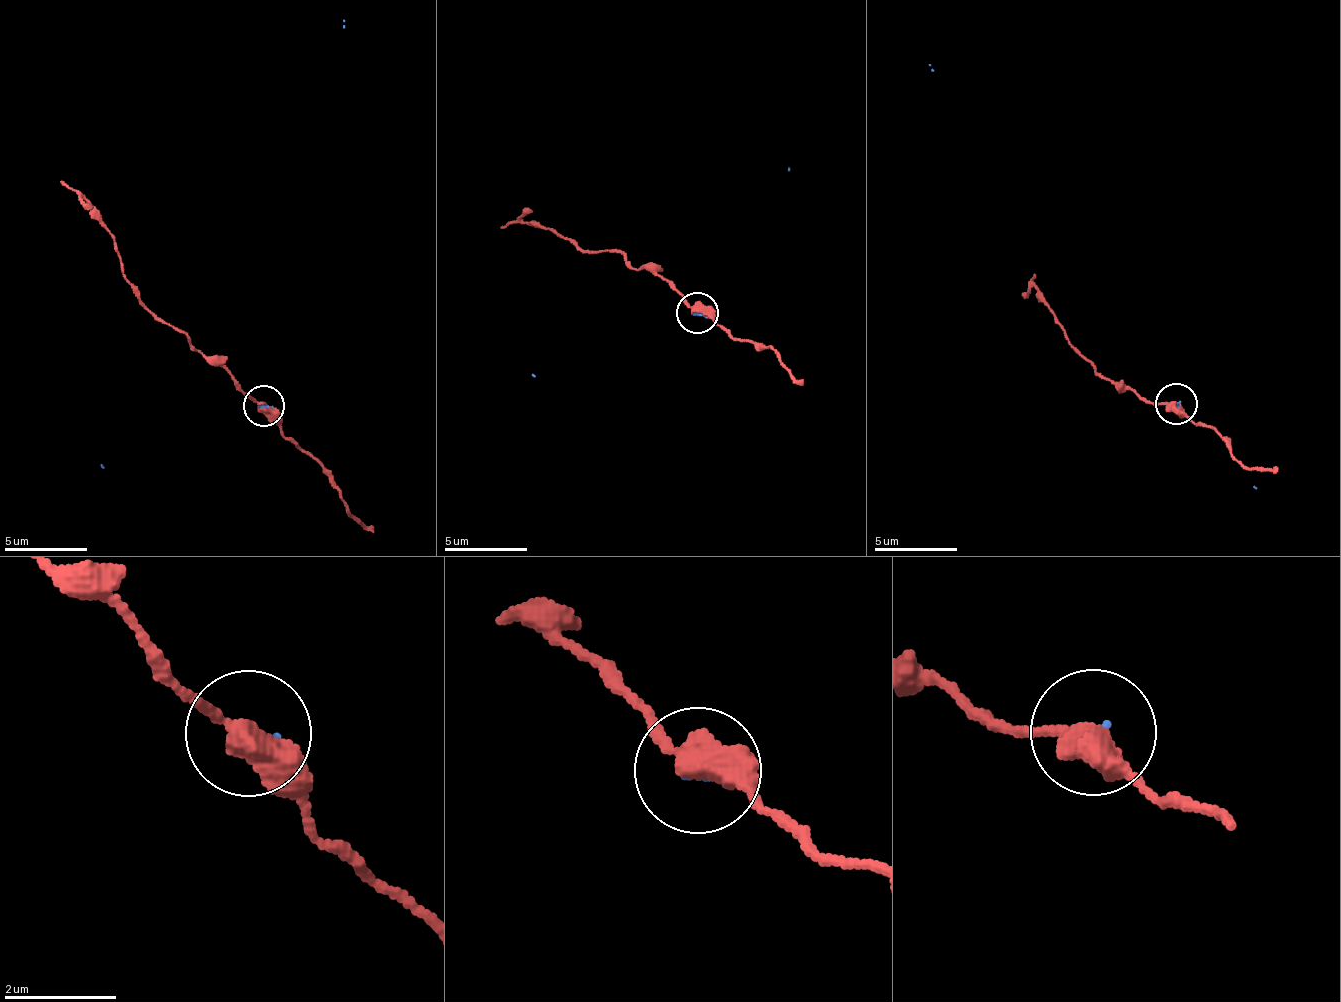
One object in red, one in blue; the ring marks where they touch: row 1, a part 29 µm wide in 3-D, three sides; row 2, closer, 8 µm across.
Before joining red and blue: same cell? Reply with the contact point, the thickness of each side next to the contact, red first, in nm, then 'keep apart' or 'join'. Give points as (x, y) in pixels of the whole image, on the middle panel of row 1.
at (697, 313); 460 nm thick on the red side, 80 nm on the other; keep apart

